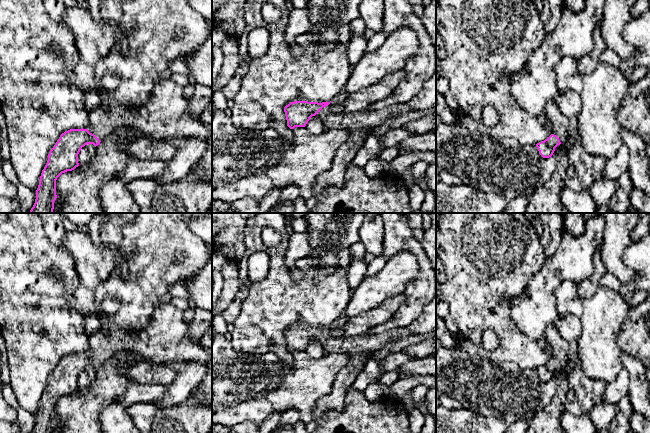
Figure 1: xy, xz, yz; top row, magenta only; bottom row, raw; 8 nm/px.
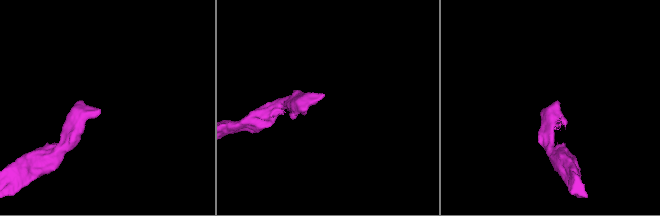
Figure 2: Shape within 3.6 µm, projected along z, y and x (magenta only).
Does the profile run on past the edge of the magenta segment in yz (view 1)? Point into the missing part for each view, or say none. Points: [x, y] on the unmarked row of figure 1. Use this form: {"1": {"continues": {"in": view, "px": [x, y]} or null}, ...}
{"1": {"continues": {"in": "yz", "px": [560, 346]}}}

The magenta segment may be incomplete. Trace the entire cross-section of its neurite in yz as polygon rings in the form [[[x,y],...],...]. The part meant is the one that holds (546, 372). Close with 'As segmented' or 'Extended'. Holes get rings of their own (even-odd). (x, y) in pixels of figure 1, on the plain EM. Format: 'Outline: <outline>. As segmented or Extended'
Outline: [[[553,323],[546,327],[544,337],[553,349],[552,358],[544,365],[537,367],[536,371],[543,382],[549,382],[558,369],[566,366],[570,344],[559,333]]]. Extended

